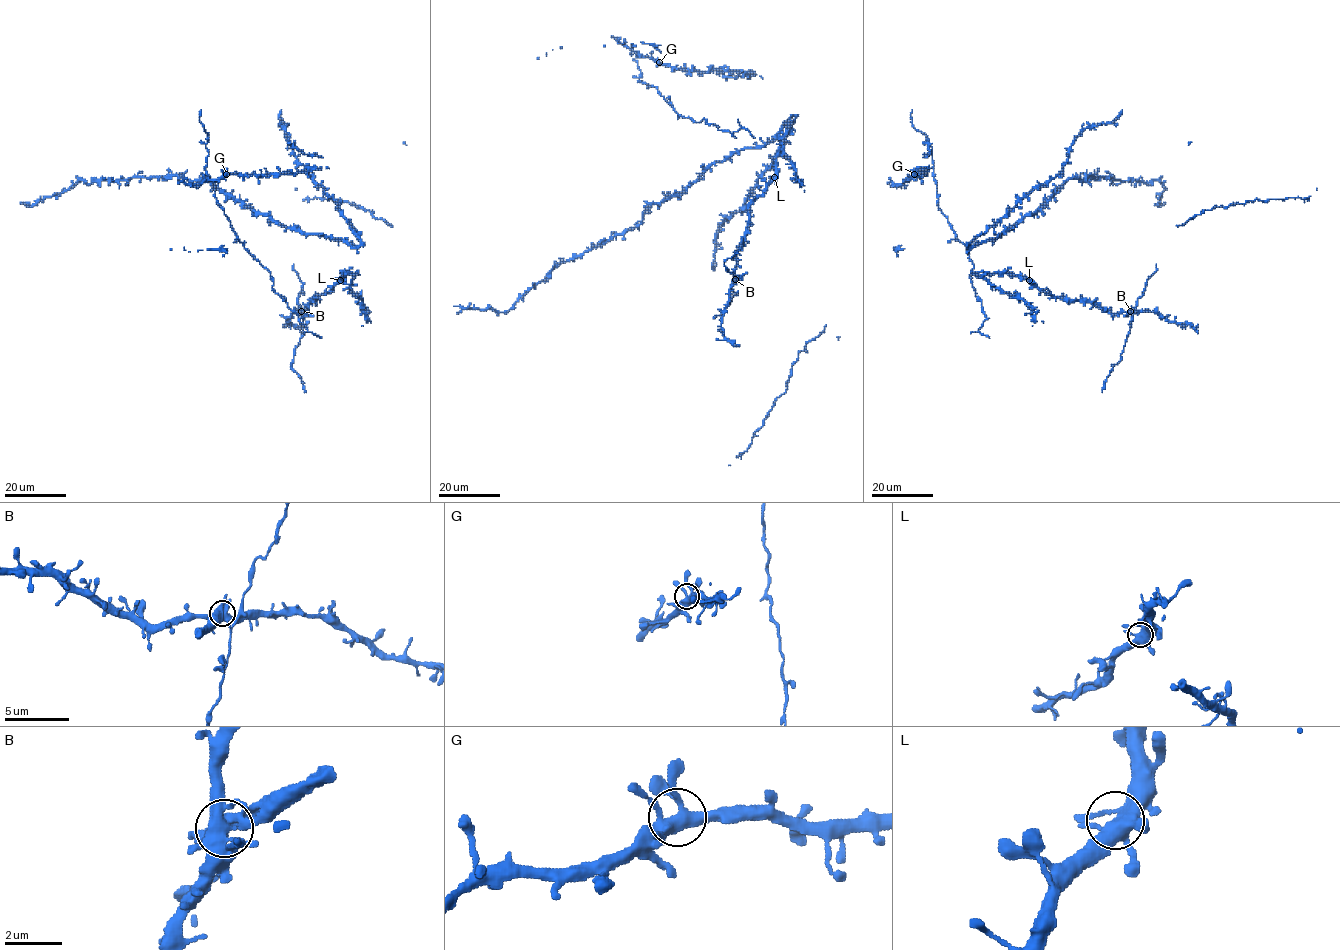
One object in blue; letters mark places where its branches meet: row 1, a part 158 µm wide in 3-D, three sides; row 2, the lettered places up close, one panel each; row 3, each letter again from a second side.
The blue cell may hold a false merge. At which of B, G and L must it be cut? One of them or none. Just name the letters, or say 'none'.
B

